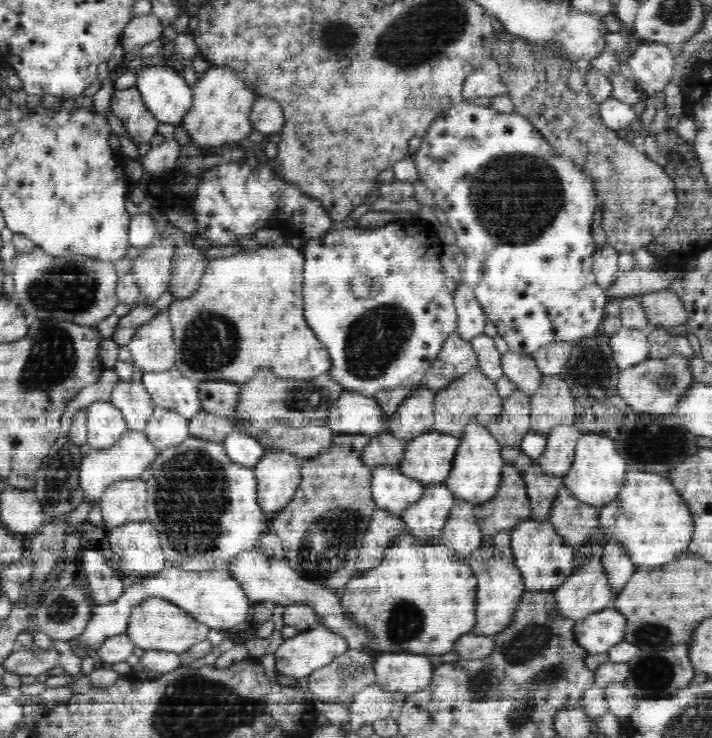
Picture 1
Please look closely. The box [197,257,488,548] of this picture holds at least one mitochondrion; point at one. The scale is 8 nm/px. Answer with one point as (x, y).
(374, 341)

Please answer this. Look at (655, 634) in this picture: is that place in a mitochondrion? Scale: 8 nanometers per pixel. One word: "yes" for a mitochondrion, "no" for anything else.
yes

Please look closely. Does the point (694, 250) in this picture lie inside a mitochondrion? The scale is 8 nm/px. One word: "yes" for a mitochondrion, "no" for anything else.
no

